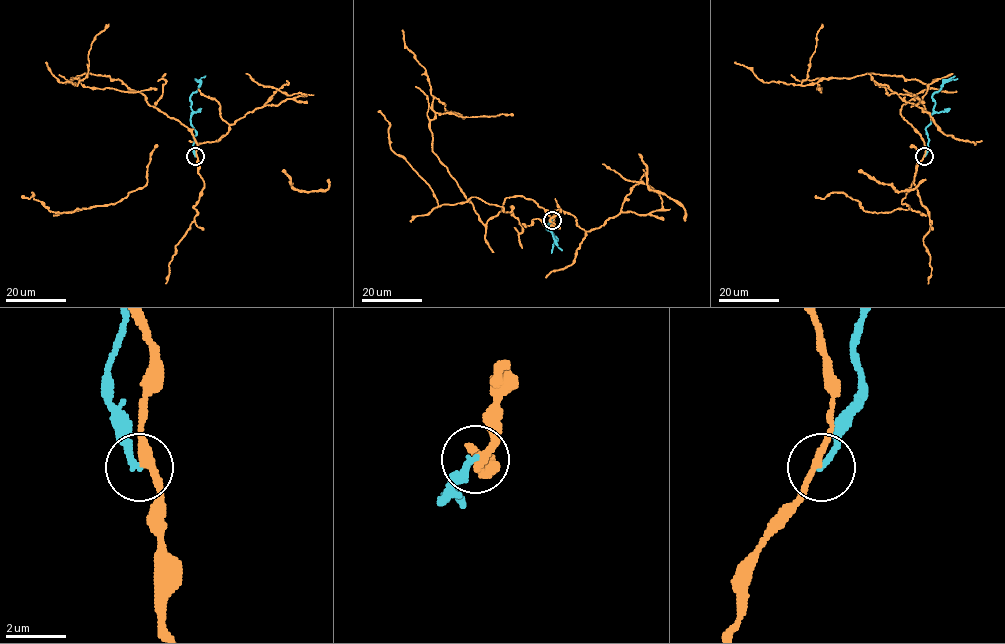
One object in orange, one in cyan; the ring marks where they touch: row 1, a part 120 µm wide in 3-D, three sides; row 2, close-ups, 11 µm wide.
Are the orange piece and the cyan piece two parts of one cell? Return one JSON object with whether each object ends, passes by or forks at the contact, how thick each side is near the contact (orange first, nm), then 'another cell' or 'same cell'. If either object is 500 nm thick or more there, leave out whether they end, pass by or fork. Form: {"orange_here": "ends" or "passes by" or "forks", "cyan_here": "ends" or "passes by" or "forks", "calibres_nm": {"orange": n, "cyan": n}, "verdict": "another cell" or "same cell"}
{"orange_here": "passes by", "cyan_here": "ends", "calibres_nm": {"orange": 240, "cyan": 200}, "verdict": "another cell"}

